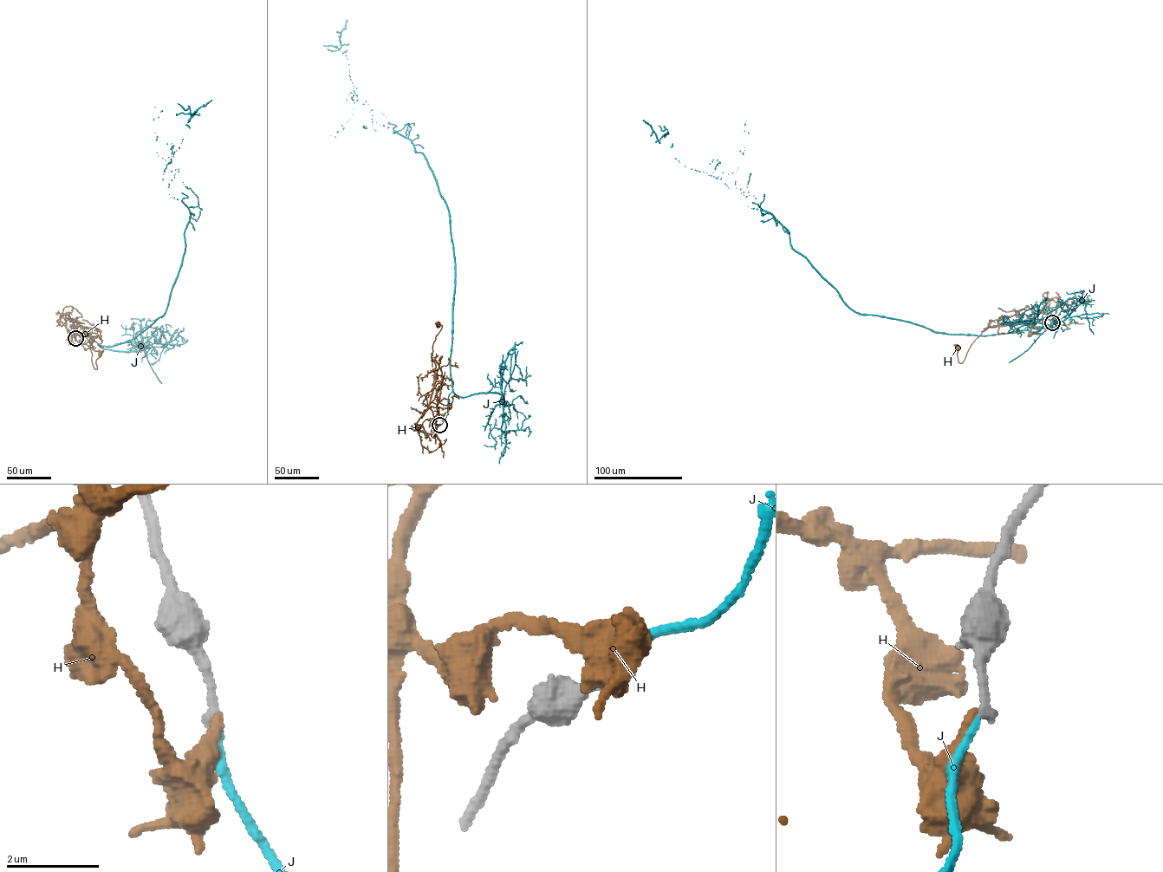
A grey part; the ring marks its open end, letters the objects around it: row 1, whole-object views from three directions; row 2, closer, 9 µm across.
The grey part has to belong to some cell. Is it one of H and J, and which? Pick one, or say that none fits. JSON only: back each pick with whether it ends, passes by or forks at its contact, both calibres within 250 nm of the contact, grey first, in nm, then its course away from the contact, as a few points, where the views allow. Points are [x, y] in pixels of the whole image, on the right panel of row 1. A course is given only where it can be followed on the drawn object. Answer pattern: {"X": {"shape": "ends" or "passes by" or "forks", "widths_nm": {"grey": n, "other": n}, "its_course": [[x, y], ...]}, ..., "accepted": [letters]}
{"J": {"shape": "ends", "widths_nm": {"grey": 200, "other": 150}, "its_course": [[1052, 322], [952, 334], [855, 312], [775, 217], [685, 166], [668, 133], [659, 140], [643, 120]]}, "accepted": ["J"]}

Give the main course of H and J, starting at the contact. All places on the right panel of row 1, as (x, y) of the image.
H: (1052, 322), (1043, 319), (989, 327), (971, 344), (961, 363), (958, 361), (958, 347)
J: (1052, 322), (952, 334), (855, 312), (775, 217), (685, 166), (668, 133), (659, 140), (643, 120)

